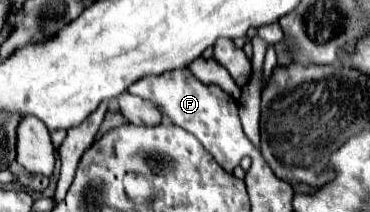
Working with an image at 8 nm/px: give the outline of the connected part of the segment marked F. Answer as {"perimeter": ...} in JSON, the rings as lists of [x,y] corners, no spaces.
{"perimeter":[[[189,68],[141,78],[141,82],[135,82],[131,86],[131,94],[149,102],[157,102],[157,106],[163,110],[163,116],[167,116],[175,126],[193,134],[215,158],[215,162],[227,172],[233,172],[243,156],[251,156],[255,152],[255,146],[243,134],[237,114],[237,102],[217,84],[199,82]]]}

